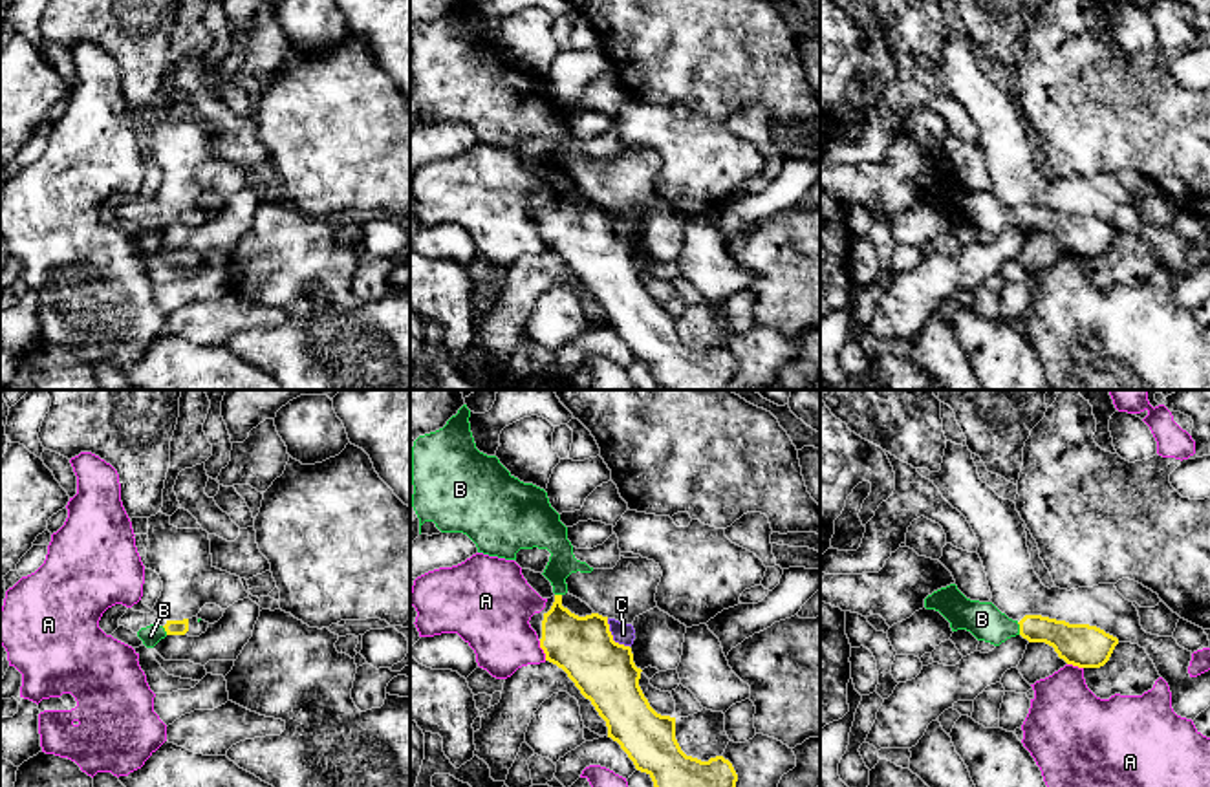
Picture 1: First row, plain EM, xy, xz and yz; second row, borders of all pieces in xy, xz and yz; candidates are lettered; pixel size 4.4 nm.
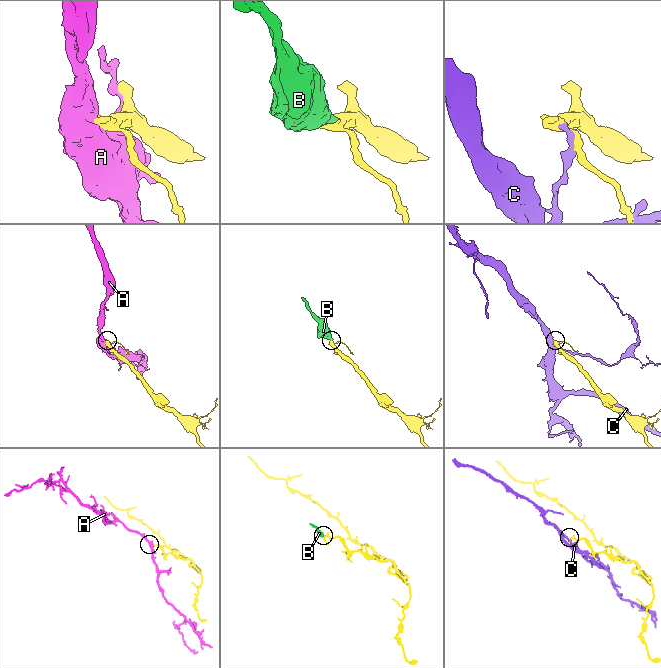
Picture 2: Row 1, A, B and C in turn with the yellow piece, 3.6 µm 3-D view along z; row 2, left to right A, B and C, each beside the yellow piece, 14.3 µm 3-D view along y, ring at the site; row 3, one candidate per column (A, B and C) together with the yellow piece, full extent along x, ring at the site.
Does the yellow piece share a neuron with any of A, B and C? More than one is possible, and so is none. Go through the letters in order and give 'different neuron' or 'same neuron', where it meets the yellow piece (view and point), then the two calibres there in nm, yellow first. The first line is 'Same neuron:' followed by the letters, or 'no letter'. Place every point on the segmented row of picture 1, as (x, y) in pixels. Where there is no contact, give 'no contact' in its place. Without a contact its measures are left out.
Same neuron: B
A: different neuron; meets yellow in xz at (542, 648); 280 nm thick on the yellow side, 300 nm on the other
B: same neuron; meets yellow in yz at (1020, 628); 180 nm thick on the yellow side, 160 nm on the other
C: different neuron; meets yellow in xz at (612, 637); 280 nm thick on the yellow side, 90 nm on the other

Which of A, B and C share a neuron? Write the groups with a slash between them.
A / B / C

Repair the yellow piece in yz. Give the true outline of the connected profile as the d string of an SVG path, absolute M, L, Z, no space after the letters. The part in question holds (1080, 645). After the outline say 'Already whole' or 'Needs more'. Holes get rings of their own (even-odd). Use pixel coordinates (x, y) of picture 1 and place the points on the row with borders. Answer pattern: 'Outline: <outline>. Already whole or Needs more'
Outline: M956 584L941 588L924 598L926 609L939 611L952 631L967 630L978 641L999 646L1021 635L1029 642L1045 642L1060 659L1078 668L1104 666L1118 639L1089 624L1069 624L1042 615L1025 615L1020 622L1009 619L992 602L967 598Z. Needs more

